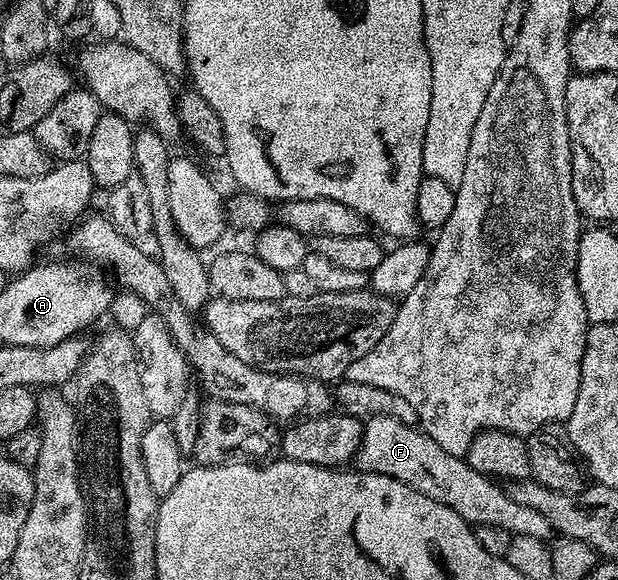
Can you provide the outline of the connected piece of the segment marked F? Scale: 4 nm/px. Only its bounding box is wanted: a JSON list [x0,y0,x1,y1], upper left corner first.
[355,416,553,540]

